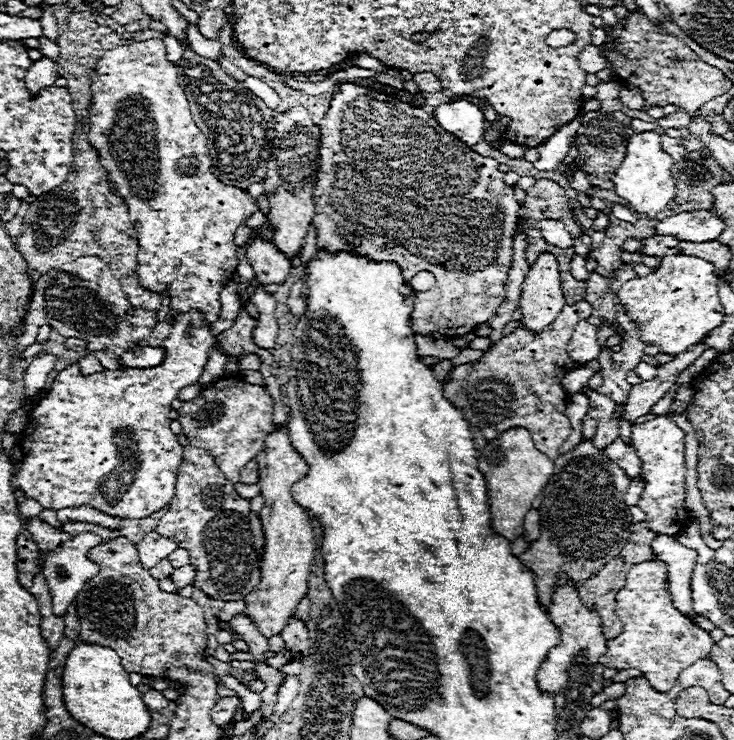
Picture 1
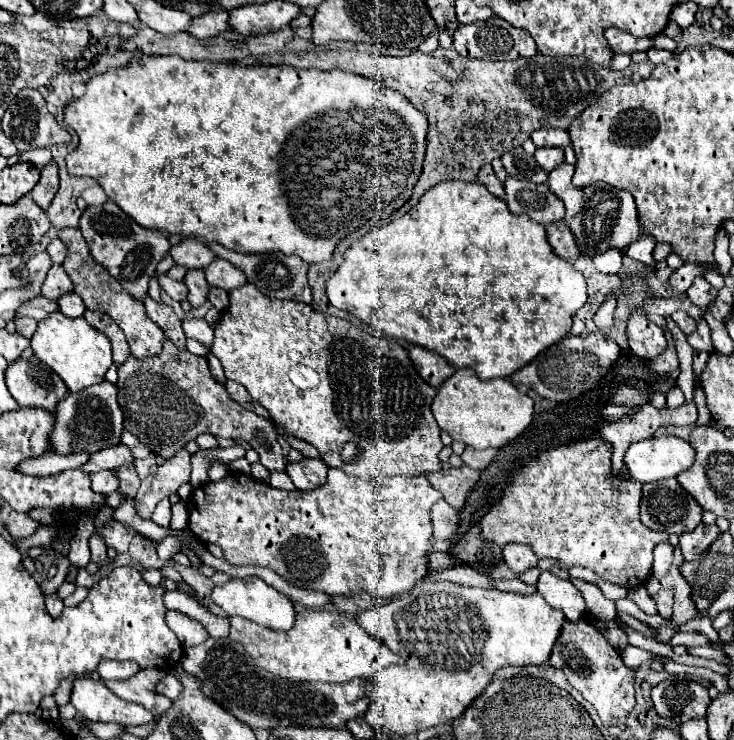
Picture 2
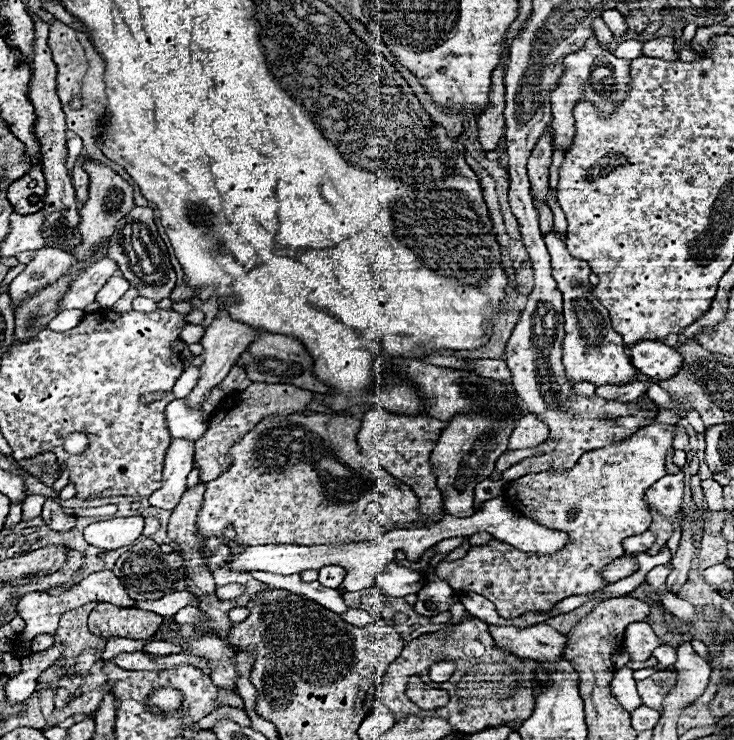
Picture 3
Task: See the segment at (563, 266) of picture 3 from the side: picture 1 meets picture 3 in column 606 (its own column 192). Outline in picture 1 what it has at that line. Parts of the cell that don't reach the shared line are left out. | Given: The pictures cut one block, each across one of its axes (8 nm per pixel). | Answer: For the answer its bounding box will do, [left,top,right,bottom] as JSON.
[14,310,214,518]

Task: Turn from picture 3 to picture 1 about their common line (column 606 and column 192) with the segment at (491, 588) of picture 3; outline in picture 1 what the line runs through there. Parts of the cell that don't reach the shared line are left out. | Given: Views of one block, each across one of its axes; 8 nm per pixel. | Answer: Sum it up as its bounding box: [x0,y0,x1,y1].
[156,444,264,602]

